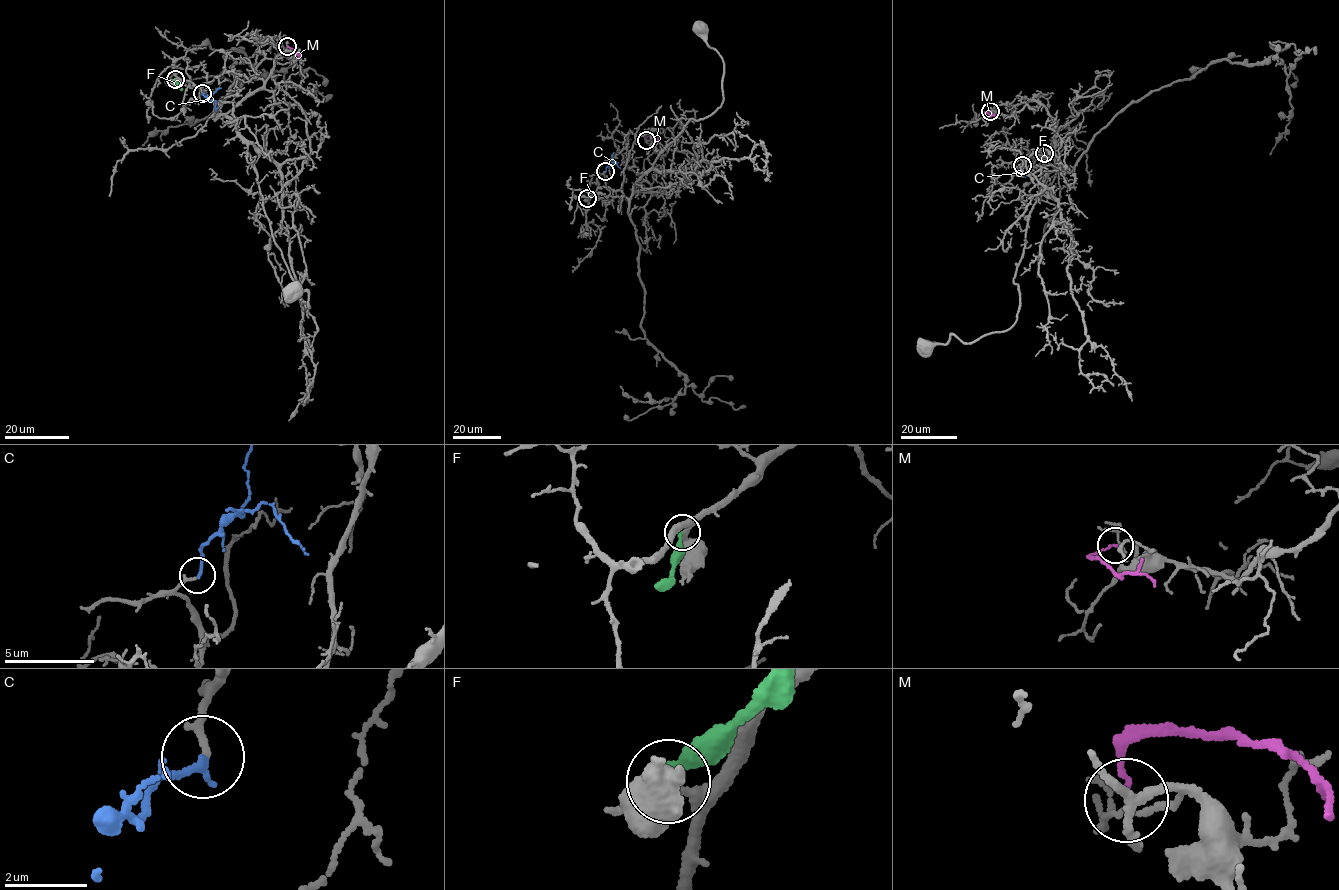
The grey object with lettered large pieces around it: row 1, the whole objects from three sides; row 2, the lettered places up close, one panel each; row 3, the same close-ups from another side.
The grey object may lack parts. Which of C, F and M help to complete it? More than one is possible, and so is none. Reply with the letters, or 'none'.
C

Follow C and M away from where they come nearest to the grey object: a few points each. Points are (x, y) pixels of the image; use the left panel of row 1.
C: (202, 93), (210, 97), (221, 88)
M: (287, 46), (295, 51), (298, 58)

